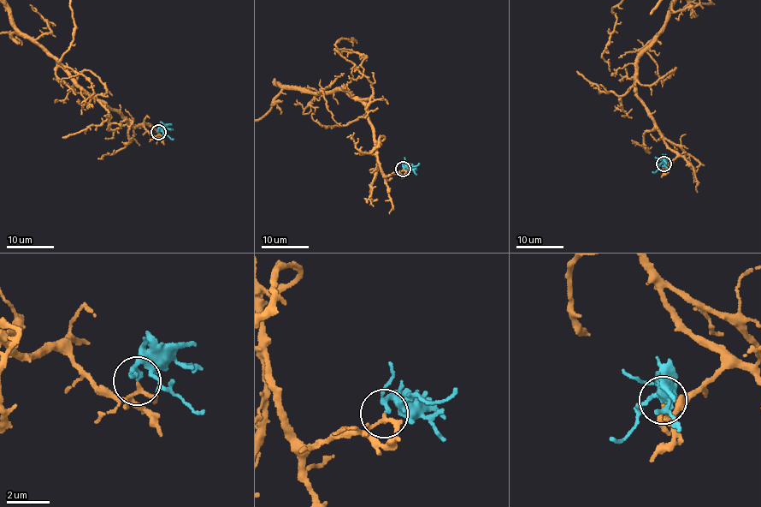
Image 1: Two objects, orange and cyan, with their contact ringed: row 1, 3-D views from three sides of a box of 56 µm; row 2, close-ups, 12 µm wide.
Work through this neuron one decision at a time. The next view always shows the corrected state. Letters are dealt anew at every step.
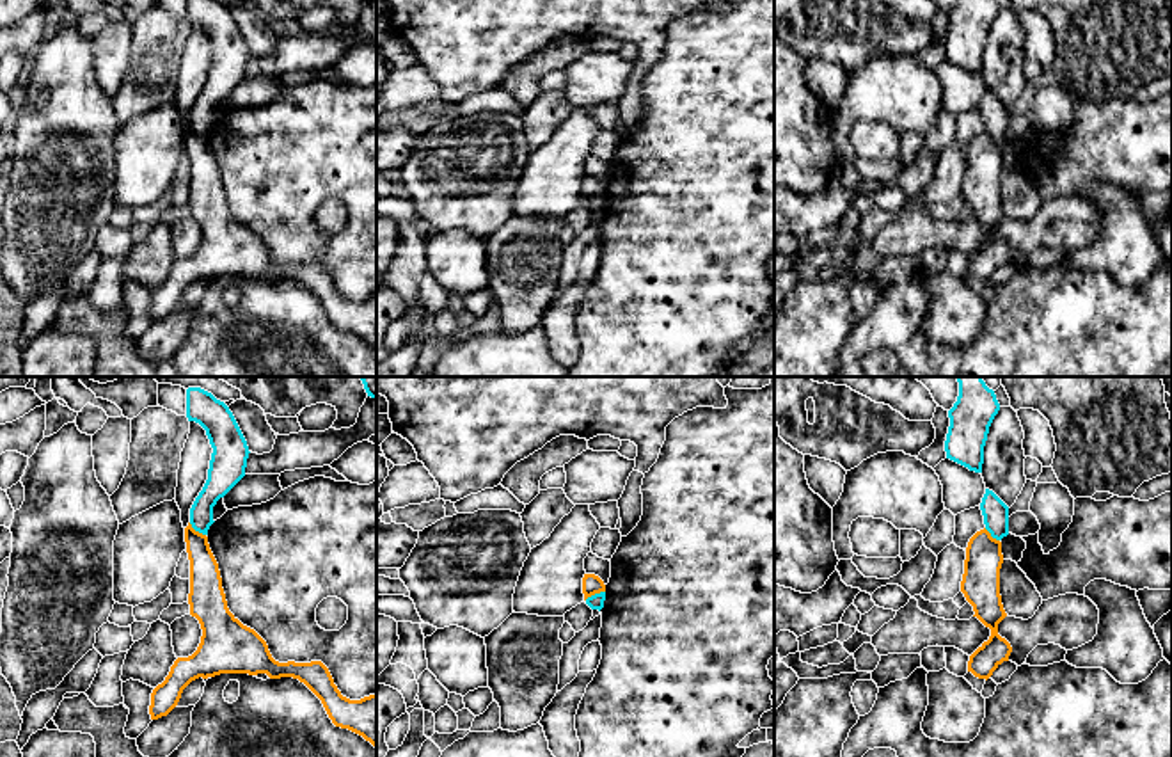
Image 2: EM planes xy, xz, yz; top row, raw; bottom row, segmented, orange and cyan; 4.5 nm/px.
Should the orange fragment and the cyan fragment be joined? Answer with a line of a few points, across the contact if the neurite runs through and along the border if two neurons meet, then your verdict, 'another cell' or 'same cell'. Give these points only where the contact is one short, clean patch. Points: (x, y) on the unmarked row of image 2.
xz (604, 192), (585, 201) | another cell

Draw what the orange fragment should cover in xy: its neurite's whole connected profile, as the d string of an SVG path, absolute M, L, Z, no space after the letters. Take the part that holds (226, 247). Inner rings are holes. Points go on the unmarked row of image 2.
M188 124L185 144L190 162L190 217L199 222L202 238L197 252L188 259L178 259L165 283L153 291L151 322L167 318L178 307L183 291L199 279L266 275L270 281L293 279L304 284L321 302L336 329L362 338L376 350L376 295L350 302L341 297L321 263L275 263L266 243L229 213L208 139Z

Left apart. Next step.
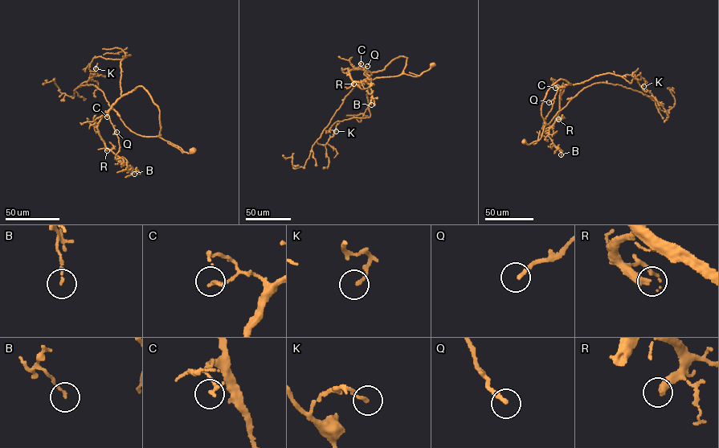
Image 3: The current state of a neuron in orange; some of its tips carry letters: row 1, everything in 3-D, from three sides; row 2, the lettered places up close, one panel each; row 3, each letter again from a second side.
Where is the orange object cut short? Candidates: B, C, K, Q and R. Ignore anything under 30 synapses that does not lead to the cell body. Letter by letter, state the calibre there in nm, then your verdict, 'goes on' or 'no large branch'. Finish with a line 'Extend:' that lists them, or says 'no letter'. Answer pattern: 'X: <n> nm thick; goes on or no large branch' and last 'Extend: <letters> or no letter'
B: 110 nm thick; no large branch
C: 170 nm thick; no large branch
K: 160 nm thick; no large branch
Q: 200 nm thick; goes on
R: 300 nm thick; goes on
Extend: Q, R

